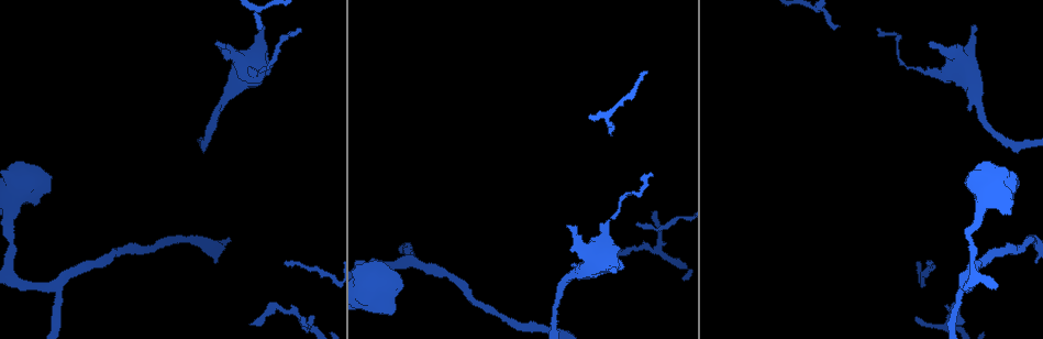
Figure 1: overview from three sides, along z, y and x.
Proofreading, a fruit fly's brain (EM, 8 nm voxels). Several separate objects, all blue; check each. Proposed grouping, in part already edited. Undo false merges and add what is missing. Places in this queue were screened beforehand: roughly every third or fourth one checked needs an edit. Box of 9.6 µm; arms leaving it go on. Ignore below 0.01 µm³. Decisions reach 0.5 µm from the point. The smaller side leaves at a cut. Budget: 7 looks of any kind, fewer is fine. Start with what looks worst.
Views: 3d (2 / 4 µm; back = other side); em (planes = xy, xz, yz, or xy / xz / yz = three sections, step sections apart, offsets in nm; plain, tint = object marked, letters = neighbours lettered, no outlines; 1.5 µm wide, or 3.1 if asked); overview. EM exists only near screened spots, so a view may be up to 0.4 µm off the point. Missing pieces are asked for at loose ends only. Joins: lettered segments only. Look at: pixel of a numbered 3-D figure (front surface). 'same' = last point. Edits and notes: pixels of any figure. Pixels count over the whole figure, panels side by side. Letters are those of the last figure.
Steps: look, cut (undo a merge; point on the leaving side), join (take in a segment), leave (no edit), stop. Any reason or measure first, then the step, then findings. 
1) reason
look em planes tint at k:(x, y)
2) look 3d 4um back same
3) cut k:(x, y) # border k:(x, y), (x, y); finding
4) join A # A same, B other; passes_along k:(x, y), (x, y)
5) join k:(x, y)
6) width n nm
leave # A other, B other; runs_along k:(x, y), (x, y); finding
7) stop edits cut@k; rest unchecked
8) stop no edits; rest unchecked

thin end
look 3d 4um at 1:(656, 211)

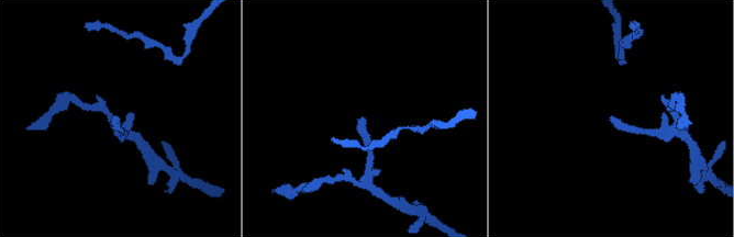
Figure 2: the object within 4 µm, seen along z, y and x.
look em xy step 8 letters at 2:(362, 120)

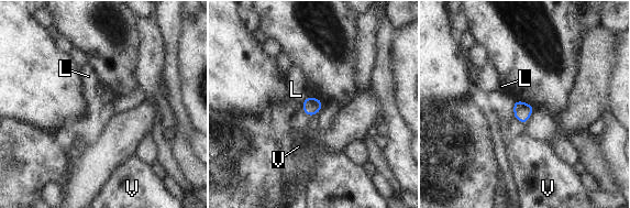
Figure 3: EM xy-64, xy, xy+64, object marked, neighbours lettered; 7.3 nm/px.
look em planes letters same

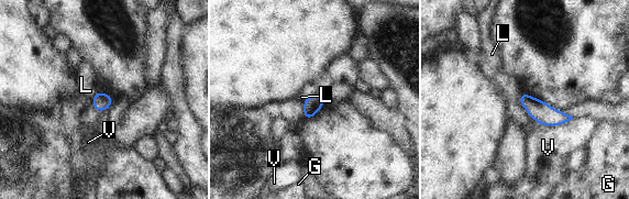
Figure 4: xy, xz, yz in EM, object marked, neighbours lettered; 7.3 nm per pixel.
leave # G other, L other, V other; border 4:(98, 91), (91, 98); no lettered segment goes on from it

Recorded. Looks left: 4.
long arm stops here
look em planes letters at 1:(298, 31)

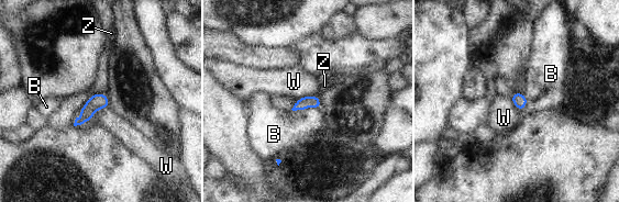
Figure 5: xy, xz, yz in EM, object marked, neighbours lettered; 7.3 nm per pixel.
leave # B other, W other, Z other; border 5:(108, 107), (97, 110), (90, 120); none of them fits

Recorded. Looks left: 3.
arms part here
look em xz step 4 letters at 1:(56, 285)

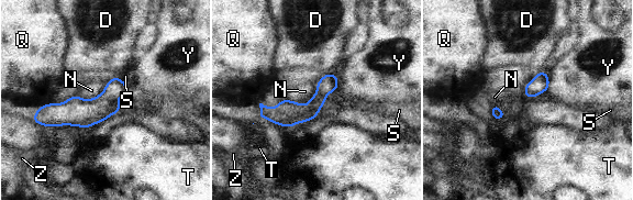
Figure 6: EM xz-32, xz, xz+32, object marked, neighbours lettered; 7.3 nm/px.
leave # D other, N other, Q other, S other, T other, Y other, Z other; border 6:(107, 81), (92, 98), (76, 95); all the same neuron

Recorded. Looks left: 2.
stop no edits; rest unchecked

